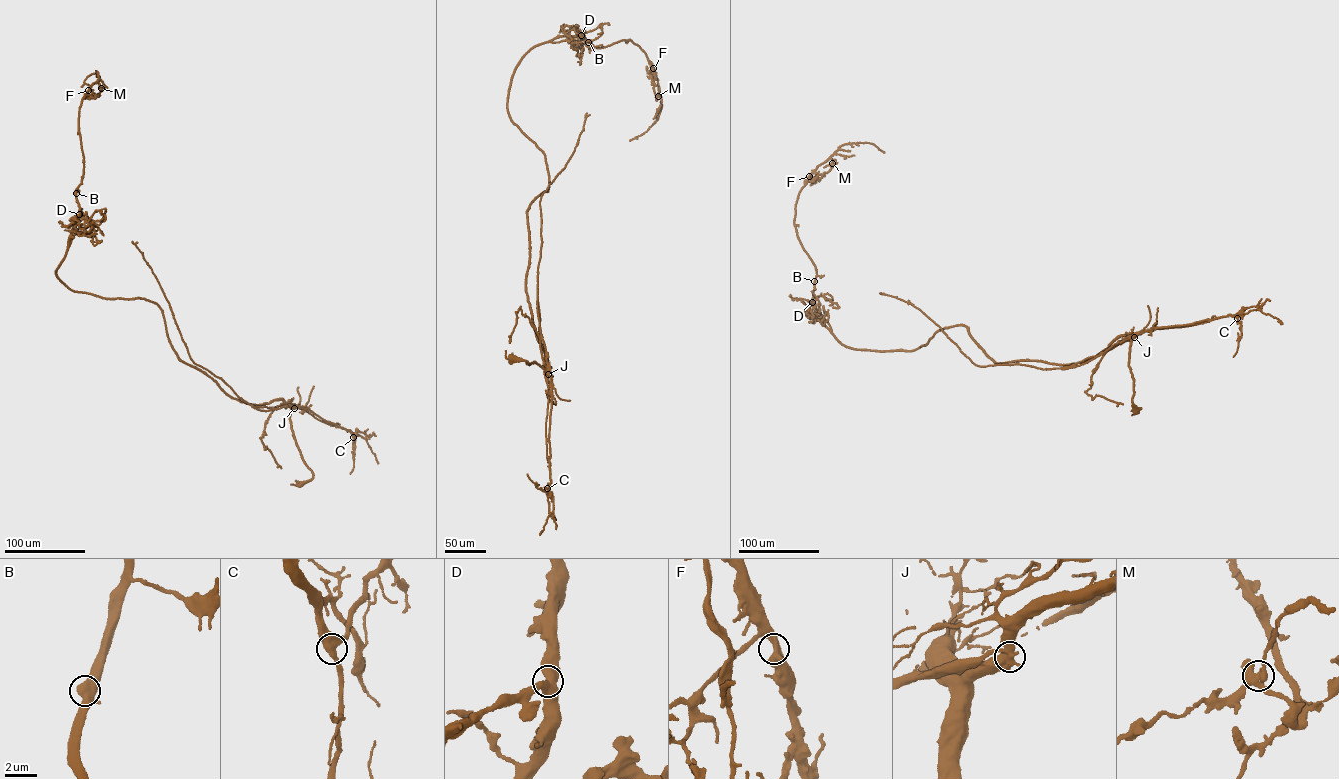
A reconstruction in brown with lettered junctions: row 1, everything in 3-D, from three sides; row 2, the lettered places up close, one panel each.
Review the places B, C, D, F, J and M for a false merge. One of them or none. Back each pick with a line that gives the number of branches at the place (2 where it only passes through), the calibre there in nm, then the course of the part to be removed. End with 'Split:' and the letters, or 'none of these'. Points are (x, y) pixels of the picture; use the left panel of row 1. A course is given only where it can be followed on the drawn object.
Split: none of these

